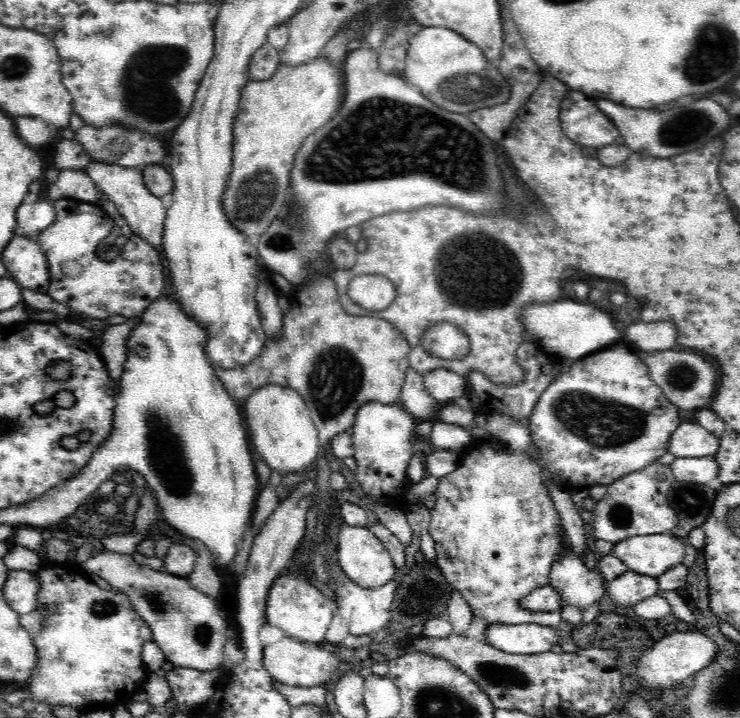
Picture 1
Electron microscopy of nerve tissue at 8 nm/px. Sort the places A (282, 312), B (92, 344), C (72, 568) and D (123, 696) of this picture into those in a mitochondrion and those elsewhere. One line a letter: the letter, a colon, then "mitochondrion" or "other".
A: other
B: other
C: other
D: other

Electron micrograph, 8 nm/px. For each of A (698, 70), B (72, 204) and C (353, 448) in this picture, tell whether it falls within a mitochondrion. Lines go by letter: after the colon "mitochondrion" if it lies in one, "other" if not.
A: mitochondrion
B: other
C: other

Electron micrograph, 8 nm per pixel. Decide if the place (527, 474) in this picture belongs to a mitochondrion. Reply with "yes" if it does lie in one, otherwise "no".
no

